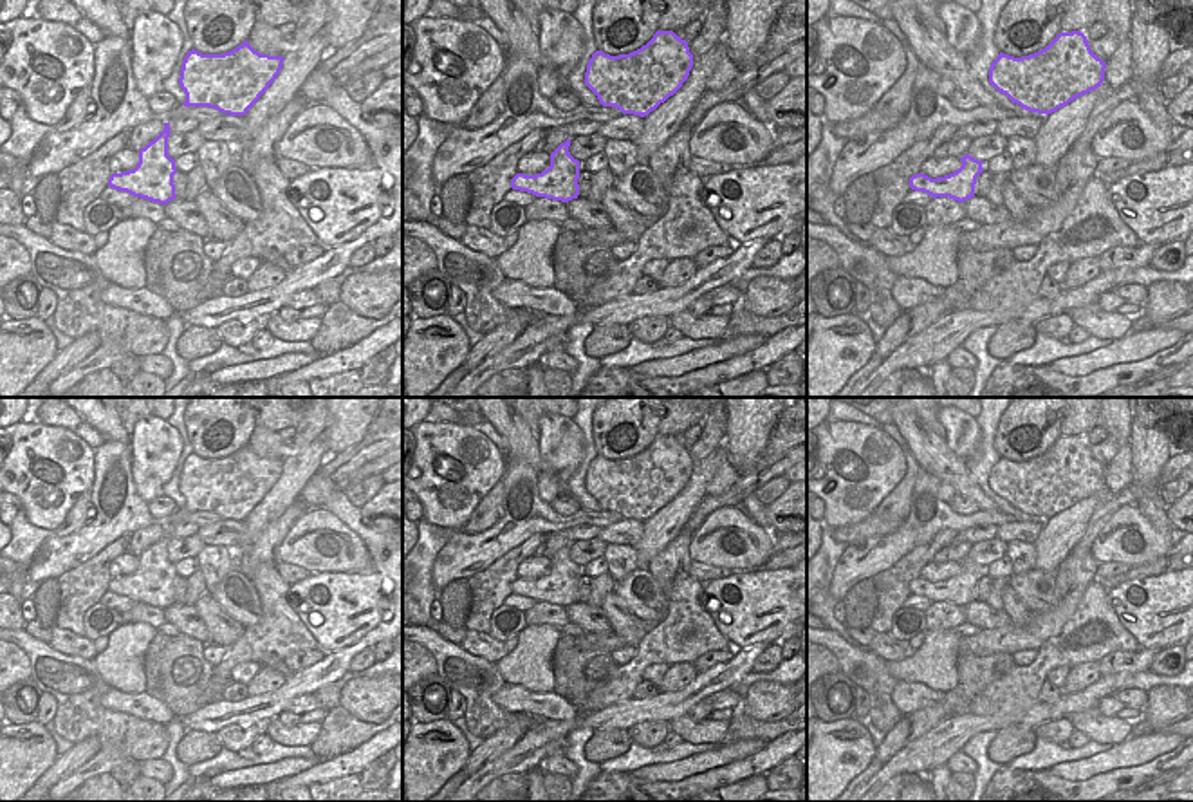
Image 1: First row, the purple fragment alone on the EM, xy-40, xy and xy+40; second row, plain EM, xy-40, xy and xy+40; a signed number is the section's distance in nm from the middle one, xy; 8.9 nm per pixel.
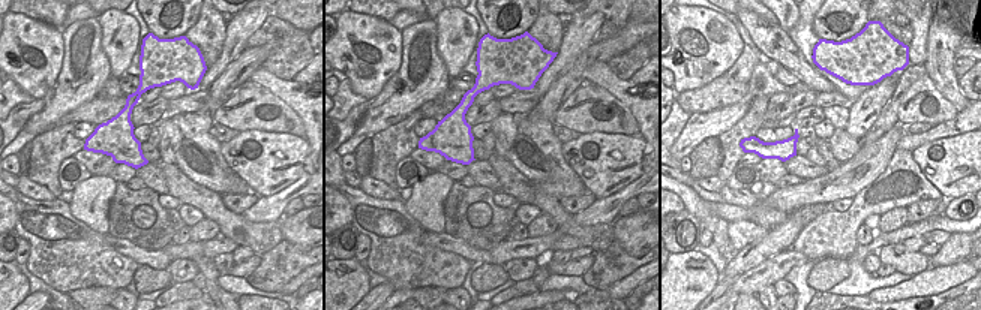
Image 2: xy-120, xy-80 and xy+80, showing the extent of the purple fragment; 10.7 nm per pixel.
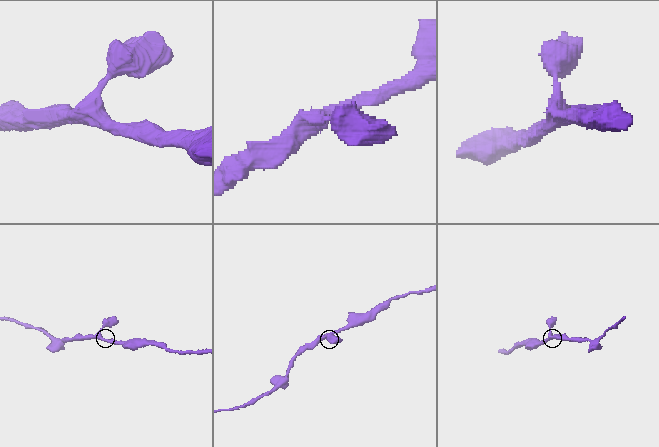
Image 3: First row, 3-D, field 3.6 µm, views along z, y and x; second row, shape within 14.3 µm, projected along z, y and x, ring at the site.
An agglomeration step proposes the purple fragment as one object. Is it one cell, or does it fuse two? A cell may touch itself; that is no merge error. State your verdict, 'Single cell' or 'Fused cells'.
Single cell.

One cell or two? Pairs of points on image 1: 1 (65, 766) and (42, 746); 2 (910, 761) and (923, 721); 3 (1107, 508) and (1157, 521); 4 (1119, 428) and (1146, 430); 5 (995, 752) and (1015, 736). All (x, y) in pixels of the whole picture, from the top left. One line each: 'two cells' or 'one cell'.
1: two cells
2: two cells
3: two cells
4: two cells
5: one cell

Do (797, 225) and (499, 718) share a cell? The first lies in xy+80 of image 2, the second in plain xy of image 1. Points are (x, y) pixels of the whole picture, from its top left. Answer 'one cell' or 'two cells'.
two cells

